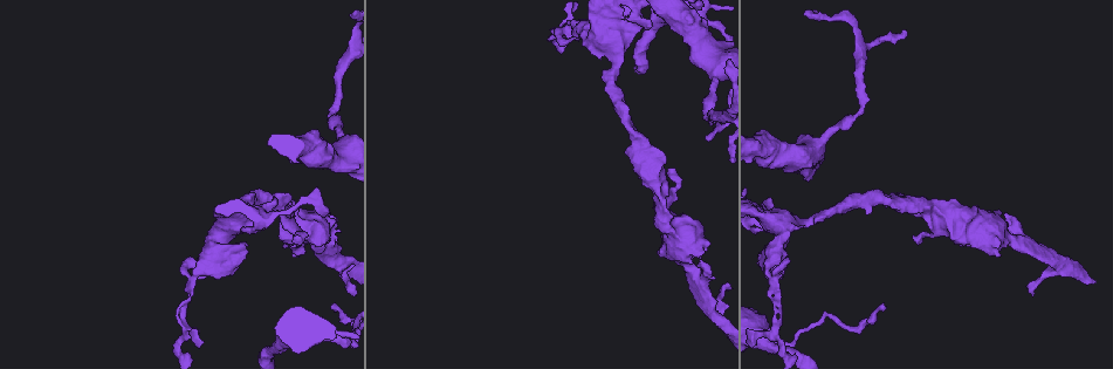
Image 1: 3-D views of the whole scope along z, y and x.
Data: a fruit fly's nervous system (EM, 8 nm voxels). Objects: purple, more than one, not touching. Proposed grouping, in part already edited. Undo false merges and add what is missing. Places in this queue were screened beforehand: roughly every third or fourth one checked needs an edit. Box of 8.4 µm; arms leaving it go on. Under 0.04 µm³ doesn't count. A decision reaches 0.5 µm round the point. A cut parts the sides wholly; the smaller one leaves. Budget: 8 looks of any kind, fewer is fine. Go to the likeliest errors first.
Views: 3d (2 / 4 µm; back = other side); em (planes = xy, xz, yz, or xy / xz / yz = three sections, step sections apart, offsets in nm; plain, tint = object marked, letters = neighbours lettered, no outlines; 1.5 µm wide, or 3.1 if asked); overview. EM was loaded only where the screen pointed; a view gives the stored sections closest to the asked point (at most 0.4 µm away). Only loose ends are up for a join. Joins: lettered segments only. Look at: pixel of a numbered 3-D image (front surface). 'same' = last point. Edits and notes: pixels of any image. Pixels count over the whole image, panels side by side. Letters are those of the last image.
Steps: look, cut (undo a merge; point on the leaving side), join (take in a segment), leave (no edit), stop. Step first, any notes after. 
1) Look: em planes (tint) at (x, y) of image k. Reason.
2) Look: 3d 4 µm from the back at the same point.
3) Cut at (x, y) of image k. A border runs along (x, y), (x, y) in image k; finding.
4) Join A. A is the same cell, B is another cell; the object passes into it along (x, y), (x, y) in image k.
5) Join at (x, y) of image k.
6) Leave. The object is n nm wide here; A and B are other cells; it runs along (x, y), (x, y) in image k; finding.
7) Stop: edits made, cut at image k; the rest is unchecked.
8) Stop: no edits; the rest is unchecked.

Look: em xz step 4 (letters) at (247, 244) of image 1. An open end.

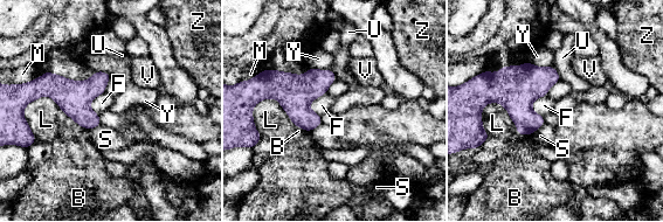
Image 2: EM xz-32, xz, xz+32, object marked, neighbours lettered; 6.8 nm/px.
Look: em planes (letters) at the same point. Another direction.

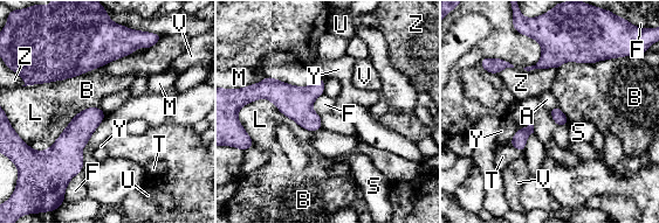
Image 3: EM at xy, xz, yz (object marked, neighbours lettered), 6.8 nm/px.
Leave. A, B, F, L, M, S, T, U, V, Y and Z are other cells; none of them fits.

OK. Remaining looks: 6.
Look: 3d 2 µm at (883, 306) of image 1. Free end.

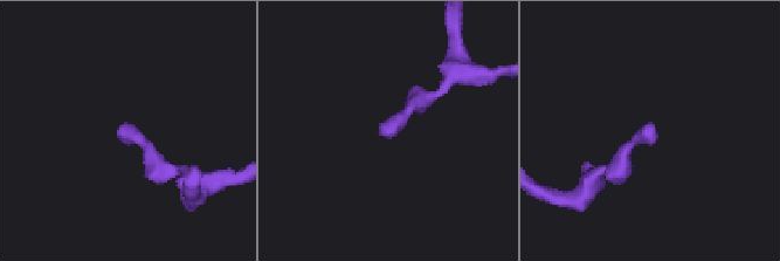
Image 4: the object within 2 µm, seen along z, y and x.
Look: em yz step 8 (letters) at (380, 135) of image 4. Shape alone is not enough.

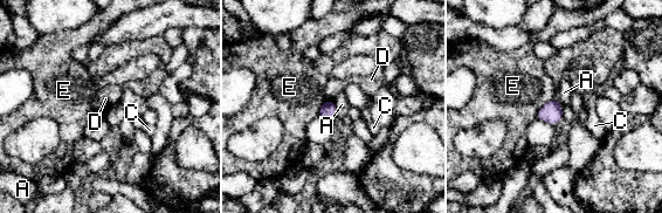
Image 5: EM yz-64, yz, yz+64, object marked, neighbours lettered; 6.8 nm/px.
Look: em planes (letters) at the same point. Another direction.

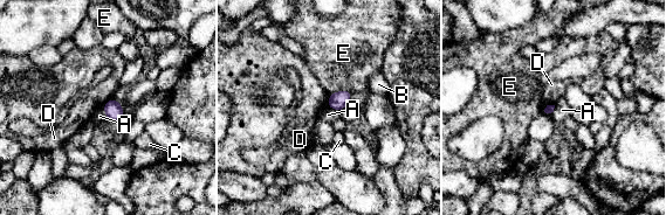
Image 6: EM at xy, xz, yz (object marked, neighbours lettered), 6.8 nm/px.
Leave. The object is 70 nm wide here; the longest contact is with E, 170 nm; A, B, C, D and E are other cells; none of them fits.

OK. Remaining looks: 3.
Look: em planes (letters) at (1008, 219) of image 1. Free end.

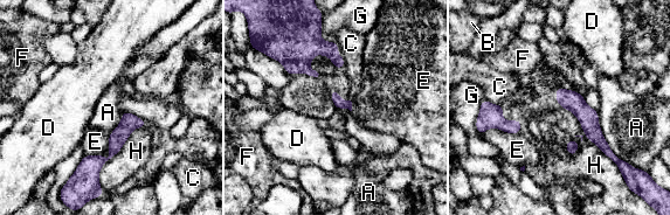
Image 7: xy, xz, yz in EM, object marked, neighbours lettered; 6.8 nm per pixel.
Leave. The longest contact is with H, 500 nm; A, B, C, D, E, F, G and H are other cells; a border runs along (484, 131), (498, 127), (517, 134) in image 7; none of them fits.

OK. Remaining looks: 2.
Stop: no edits; the rest is unchecked.

